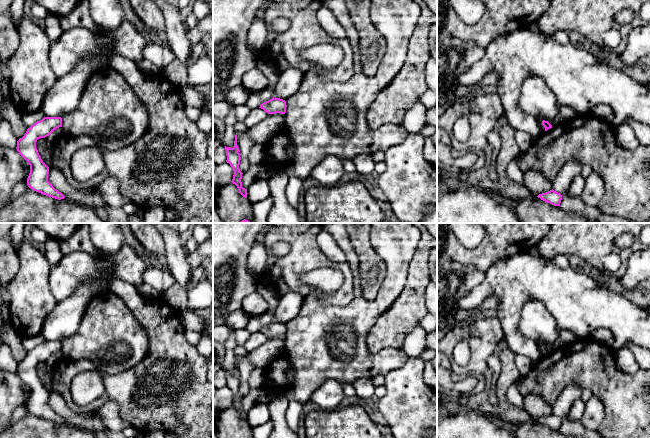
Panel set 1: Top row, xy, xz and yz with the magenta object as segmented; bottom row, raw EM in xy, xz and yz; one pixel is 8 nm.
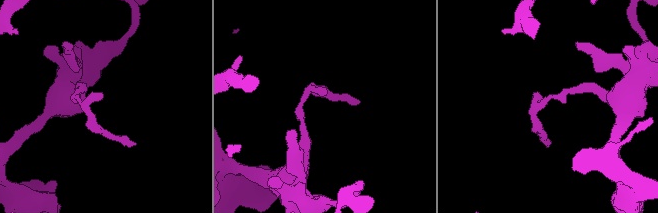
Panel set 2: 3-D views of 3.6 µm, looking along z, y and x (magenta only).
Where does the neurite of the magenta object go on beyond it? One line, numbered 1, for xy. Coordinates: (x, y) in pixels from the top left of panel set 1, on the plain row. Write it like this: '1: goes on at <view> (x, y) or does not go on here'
1: does not go on here

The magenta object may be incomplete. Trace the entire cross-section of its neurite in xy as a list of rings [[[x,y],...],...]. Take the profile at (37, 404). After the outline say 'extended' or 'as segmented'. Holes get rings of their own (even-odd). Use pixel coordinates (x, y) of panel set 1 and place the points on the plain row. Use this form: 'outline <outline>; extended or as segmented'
outline [[[44,341],[27,353],[24,360],[17,365],[16,373],[30,389],[28,411],[43,419],[61,424],[65,420],[48,405],[49,391],[43,386],[36,372],[38,363],[49,360],[59,351],[62,351],[61,341]]]; as segmented

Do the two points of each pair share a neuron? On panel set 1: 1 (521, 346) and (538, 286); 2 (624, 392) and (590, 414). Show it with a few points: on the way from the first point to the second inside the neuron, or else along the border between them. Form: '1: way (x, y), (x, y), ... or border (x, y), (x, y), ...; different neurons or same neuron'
1: way (511, 330), (511, 307), (522, 296); same neuron
2: border (592, 394), (603, 407), (603, 419), (599, 427); different neurons

